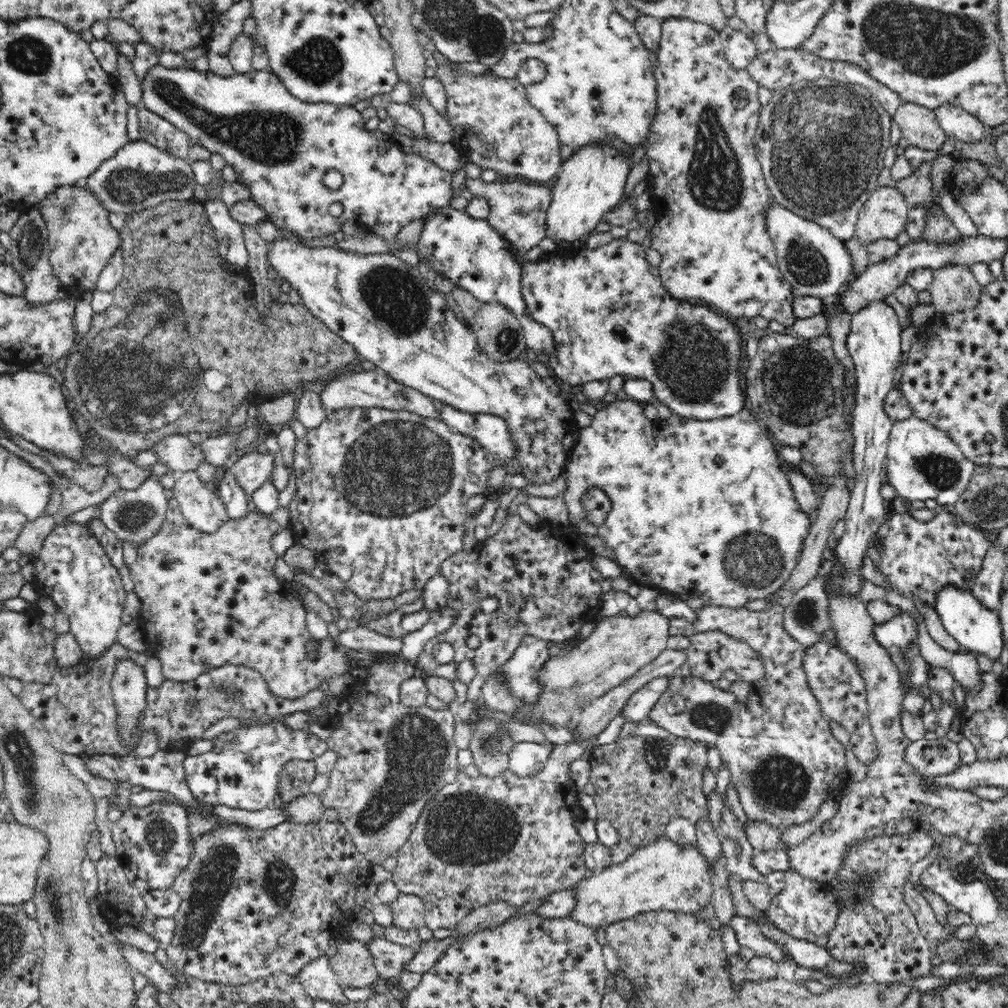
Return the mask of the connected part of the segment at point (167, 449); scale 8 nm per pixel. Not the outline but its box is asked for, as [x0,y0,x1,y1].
[153,434,205,472]

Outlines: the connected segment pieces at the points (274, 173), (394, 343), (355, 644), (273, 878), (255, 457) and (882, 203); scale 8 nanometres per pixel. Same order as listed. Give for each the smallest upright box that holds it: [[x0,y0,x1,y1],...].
[[139,63,455,241],[267,238,582,485],[337,625,406,653],[165,819,371,986],[227,448,273,498],[855,187,910,245]]

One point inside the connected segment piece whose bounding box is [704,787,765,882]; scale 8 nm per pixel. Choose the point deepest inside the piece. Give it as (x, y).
(738, 853)

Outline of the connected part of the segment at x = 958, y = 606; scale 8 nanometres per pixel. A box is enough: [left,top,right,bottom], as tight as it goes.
[934,586,1004,662]

